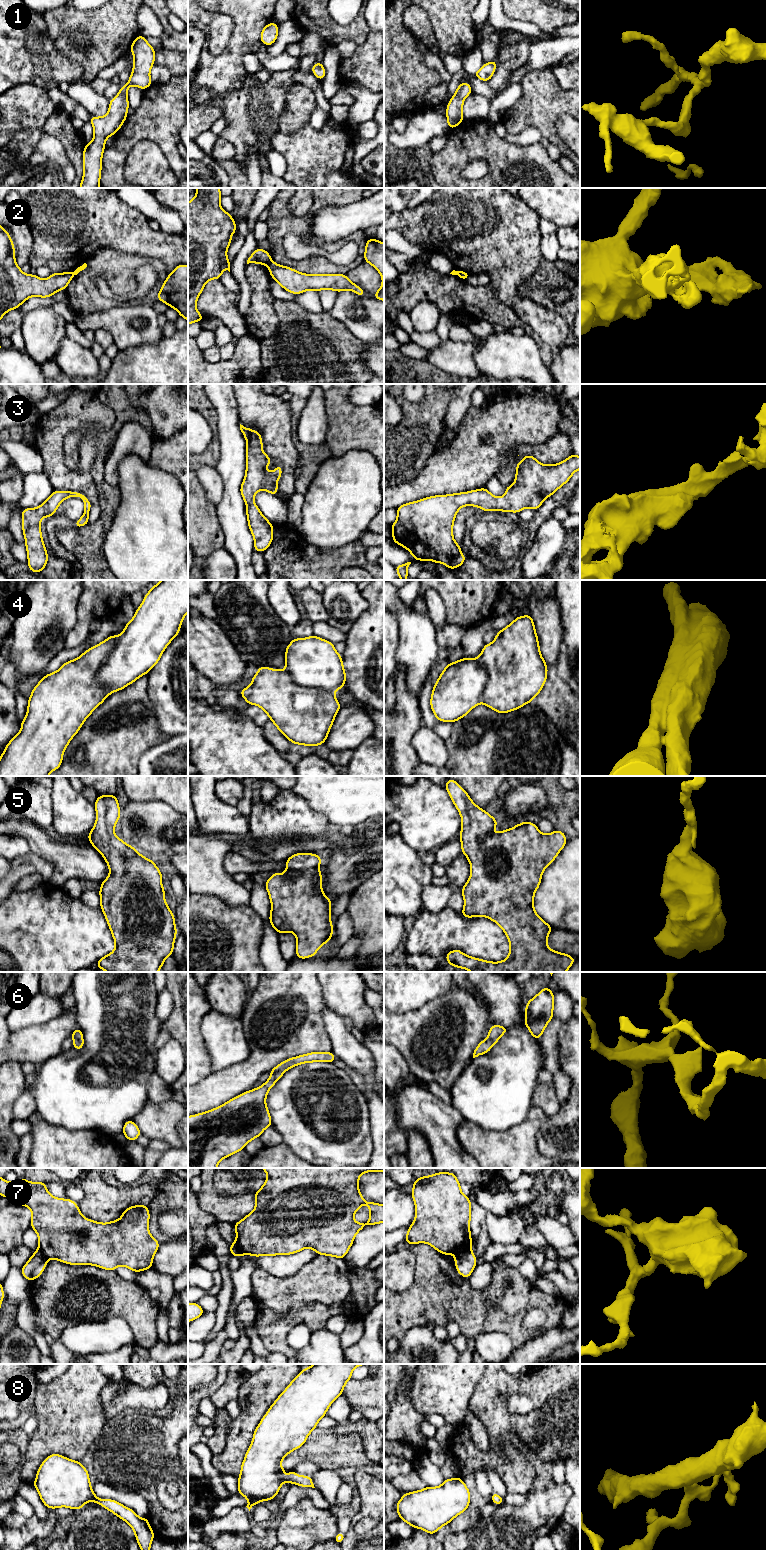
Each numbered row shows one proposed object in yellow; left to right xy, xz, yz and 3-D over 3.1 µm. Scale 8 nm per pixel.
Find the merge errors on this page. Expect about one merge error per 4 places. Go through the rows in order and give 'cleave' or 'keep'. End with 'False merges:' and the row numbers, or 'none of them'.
1: keep
2: cleave
3: keep
4: cleave
5: keep
6: keep
7: cleave
8: keep
False merges: 2, 4, 7

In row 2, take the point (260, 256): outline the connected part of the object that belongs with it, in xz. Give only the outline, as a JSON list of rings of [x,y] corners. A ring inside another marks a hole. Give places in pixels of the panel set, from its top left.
[[[257,248],[248,258],[247,264],[256,263],[267,265],[271,261],[270,253],[264,249]]]

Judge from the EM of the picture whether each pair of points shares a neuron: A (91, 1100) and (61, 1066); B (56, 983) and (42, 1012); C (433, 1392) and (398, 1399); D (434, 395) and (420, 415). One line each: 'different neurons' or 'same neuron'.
A: same neuron
B: different neurons
C: different neurons
D: same neuron

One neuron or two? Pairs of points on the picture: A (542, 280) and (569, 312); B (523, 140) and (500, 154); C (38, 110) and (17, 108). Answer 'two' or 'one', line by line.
A: one
B: two
C: one

